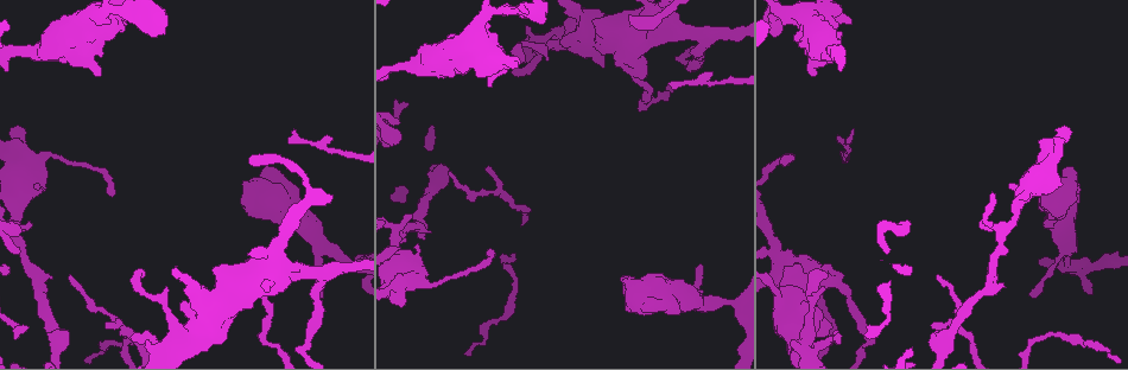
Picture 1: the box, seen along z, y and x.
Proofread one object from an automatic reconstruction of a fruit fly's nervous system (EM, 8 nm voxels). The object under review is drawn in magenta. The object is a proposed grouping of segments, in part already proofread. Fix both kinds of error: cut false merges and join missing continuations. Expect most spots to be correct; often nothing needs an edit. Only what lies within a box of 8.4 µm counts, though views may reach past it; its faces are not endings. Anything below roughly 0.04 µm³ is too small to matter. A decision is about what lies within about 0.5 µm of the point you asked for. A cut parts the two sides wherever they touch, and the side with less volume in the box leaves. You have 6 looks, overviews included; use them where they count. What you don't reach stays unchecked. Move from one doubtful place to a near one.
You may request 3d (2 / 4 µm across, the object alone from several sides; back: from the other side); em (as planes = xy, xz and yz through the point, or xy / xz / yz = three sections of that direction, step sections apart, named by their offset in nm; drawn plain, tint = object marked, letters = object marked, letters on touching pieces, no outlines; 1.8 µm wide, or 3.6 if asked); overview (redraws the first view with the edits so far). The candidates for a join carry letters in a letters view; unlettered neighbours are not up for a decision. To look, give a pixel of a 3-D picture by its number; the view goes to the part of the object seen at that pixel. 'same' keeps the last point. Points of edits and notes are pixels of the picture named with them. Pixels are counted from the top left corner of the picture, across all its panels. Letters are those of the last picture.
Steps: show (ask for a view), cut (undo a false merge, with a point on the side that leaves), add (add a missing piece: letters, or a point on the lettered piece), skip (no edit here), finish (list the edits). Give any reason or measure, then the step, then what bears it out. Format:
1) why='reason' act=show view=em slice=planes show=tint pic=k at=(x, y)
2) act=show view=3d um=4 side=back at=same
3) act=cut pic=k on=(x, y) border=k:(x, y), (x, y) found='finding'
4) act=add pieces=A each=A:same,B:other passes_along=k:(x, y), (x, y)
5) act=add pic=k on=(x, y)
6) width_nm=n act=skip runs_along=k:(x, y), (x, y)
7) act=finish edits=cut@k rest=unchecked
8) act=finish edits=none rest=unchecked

why='a narrow waist' act=show view=em slice=xy step=8 show=tint pic=1 at=(119, 13)

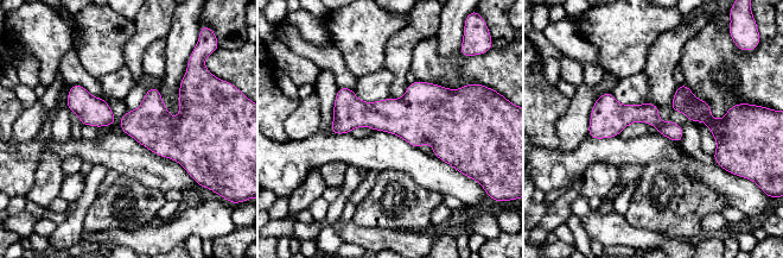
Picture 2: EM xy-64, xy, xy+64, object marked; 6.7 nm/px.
why='another direction' act=show view=em slice=planes show=tint at=same

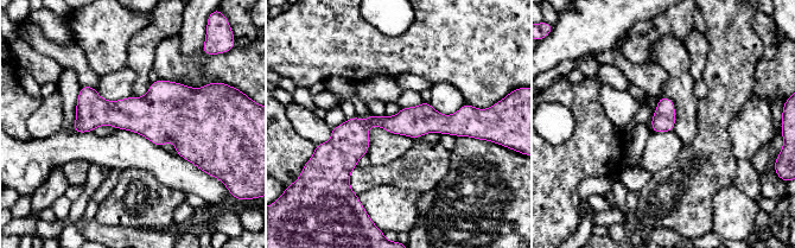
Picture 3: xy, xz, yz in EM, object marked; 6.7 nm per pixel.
act=show view=em slice=planes show=letters at=same

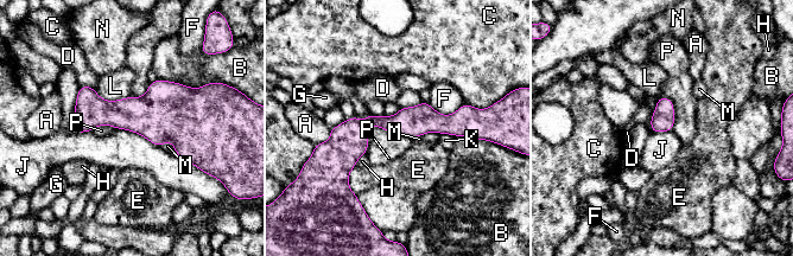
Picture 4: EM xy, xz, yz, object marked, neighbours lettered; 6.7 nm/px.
act=skip each=A:other,B:other,C:other,D:other,E:other,F:other,G:other,H:other,J:other,K:other,L:other,M:other,N:other,P:other found='one neuron here'

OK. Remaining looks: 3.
why='tapers out' act=show view=3d um=4 pic=1 at=(248, 162)

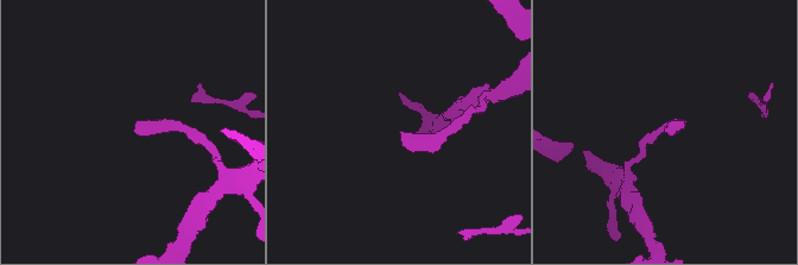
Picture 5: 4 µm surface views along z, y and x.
why='need the tissue' act=show view=em slice=planes show=letters pic=5 at=(135, 129)

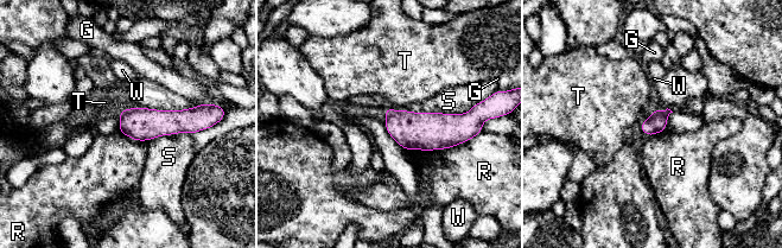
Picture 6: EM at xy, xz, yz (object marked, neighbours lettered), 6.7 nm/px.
width_nm=140 act=skip each=G:other,R:other,S:other,T:other,W:other border=6:(470, 139), (445, 148), (405, 150) found='no lettered piece goes on from it'

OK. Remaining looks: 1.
act=finish edits=none rest=unchecked

